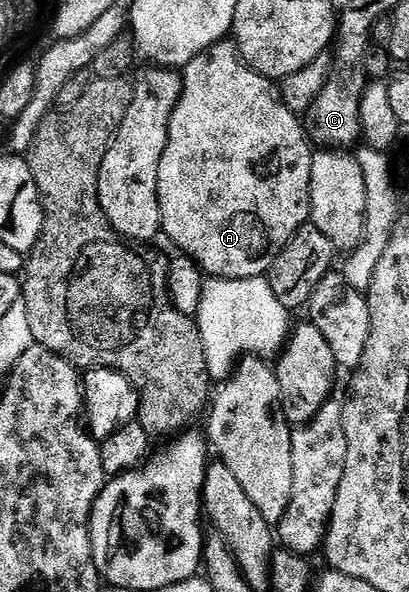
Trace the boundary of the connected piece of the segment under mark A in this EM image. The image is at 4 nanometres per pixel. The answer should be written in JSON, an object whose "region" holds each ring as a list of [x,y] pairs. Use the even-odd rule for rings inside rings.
{"region":[[[225,40],[216,42],[206,52],[194,56],[188,66],[183,67],[184,91],[172,113],[168,125],[168,143],[166,152],[162,152],[162,164],[158,168],[158,200],[160,201],[160,220],[162,223],[163,237],[176,242],[177,251],[183,252],[187,257],[193,258],[197,266],[205,275],[213,279],[222,278],[259,278],[267,275],[272,269],[274,260],[290,244],[290,240],[312,217],[310,192],[312,181],[312,155],[314,147],[304,129],[303,121],[286,108],[277,83],[270,78],[264,78],[257,70],[251,70],[240,56],[240,49],[235,41]]]}

